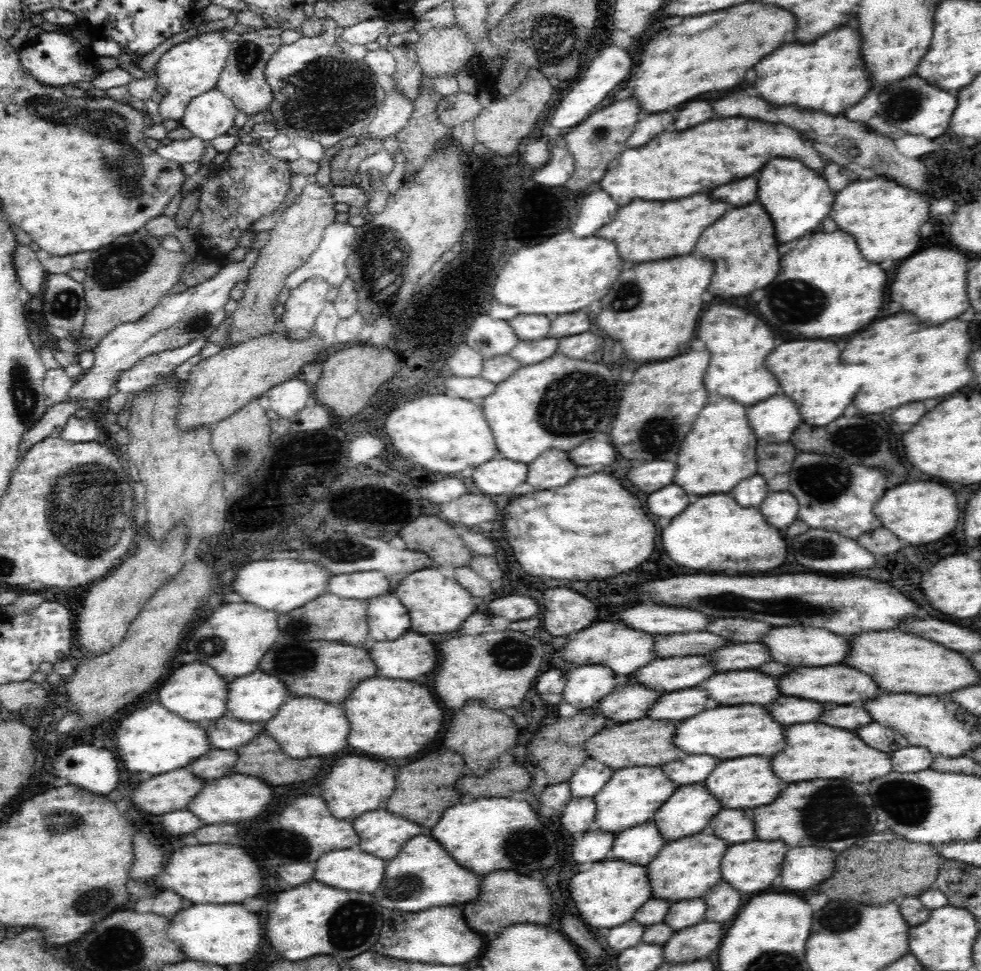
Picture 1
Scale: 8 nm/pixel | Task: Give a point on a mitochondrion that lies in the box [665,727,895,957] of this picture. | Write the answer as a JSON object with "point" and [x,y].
{"point":[835,809]}

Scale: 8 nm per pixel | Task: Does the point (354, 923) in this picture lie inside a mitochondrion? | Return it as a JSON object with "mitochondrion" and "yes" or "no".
{"mitochondrion":"yes"}

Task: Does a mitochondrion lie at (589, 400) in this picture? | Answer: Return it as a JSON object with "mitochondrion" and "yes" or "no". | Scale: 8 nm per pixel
{"mitochondrion":"yes"}

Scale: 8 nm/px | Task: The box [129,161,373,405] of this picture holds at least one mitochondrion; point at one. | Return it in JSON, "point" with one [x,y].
{"point":[202,321]}

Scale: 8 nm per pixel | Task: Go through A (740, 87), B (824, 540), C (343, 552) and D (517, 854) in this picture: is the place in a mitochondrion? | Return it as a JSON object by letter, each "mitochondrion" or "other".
{"A":"other","B":"mitochondrion","C":"mitochondrion","D":"mitochondrion"}

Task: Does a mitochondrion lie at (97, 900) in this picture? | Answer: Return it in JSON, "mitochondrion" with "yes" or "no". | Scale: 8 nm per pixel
{"mitochondrion":"yes"}

